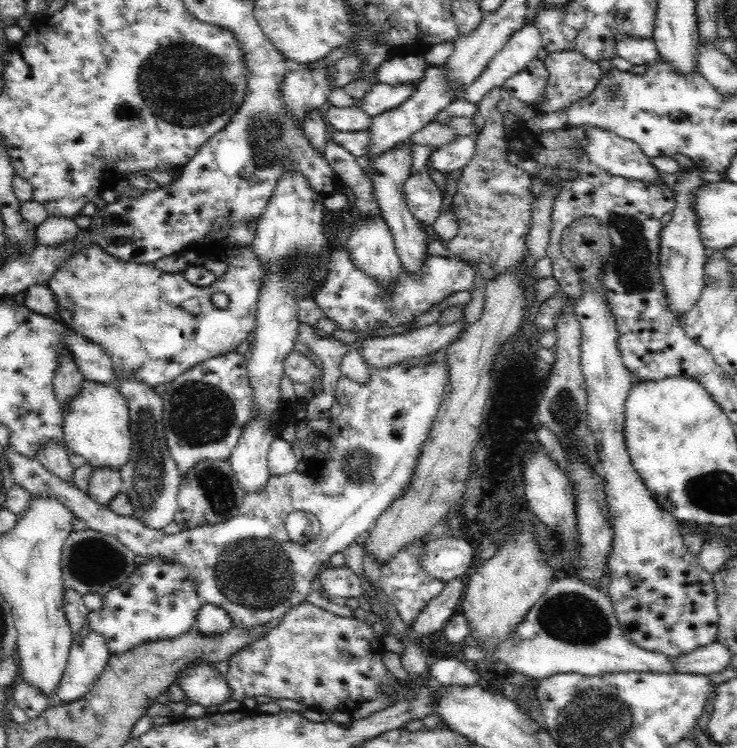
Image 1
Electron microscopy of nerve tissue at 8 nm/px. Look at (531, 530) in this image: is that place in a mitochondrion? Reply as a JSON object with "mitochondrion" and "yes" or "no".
{"mitochondrion":"no"}

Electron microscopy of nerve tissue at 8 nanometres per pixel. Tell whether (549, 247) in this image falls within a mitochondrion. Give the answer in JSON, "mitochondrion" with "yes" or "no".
{"mitochondrion":"no"}

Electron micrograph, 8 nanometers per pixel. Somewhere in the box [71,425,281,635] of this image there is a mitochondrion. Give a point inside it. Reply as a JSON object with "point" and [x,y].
{"point":[217,488]}

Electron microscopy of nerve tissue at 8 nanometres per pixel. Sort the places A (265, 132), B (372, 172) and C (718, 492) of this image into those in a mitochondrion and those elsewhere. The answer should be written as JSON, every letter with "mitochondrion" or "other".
{"A":"mitochondrion","B":"other","C":"mitochondrion"}

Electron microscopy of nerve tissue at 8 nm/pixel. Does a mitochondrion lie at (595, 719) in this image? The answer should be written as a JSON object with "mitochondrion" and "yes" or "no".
{"mitochondrion":"yes"}

